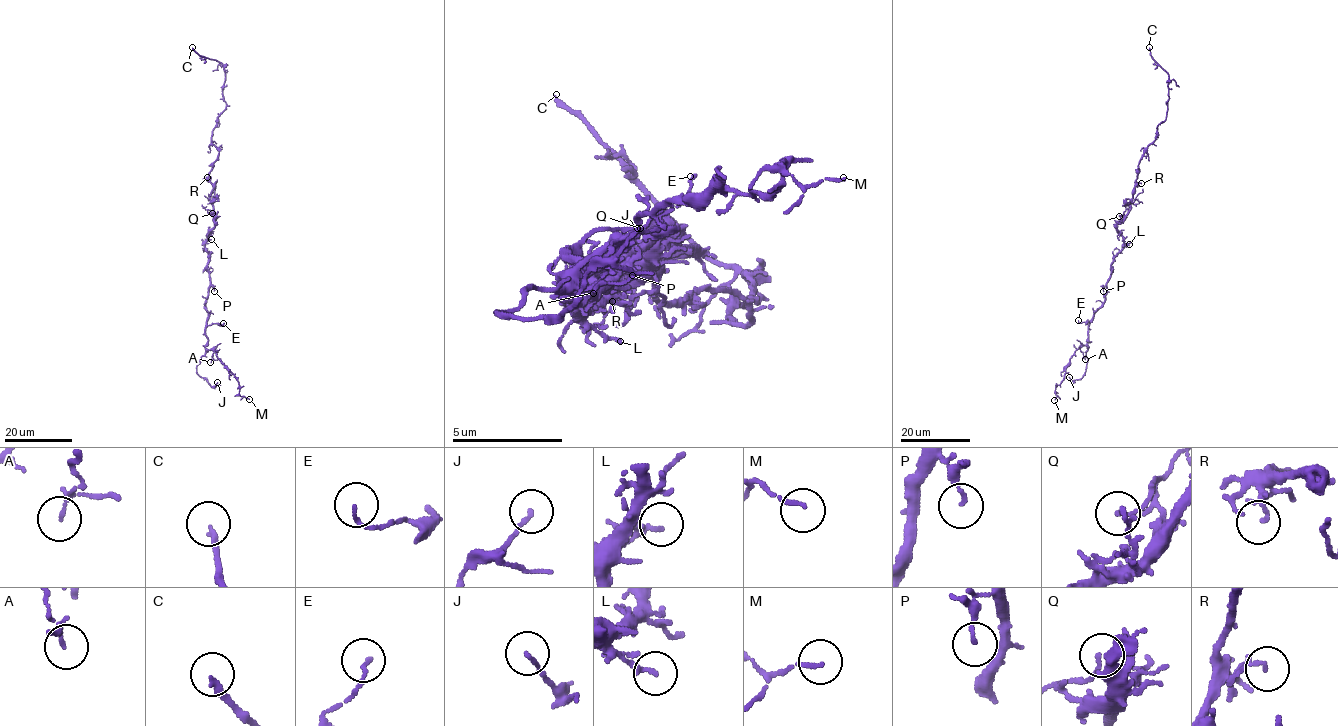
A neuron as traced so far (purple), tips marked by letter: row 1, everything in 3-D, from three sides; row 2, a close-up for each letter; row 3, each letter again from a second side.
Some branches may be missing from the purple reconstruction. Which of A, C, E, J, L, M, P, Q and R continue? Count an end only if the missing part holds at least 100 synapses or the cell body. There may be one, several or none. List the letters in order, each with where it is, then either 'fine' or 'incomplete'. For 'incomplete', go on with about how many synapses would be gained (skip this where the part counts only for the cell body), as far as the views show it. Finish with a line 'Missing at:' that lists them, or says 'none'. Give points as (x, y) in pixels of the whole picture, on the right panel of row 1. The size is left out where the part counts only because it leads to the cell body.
A: place (1085, 359); fine
C: place (1149, 47); incomplete
E: place (1078, 320); fine
J: place (1069, 377); fine
L: place (1129, 244); fine
M: place (1054, 400); fine
P: place (1103, 291); fine
Q: place (1119, 216); fine
R: place (1141, 183); fine
Missing at: C

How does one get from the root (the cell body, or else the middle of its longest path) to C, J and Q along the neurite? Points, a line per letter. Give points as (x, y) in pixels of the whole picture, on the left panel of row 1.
C: (214, 222), (209, 174), (218, 153), (212, 132), (226, 106), (225, 71), (219, 62), (205, 58), (192, 47)
J: (214, 222), (214, 228), (205, 245), (210, 279), (205, 304), (207, 345), (196, 369), (210, 385), (217, 382)
Q: (214, 222), (207, 210), (212, 213)

